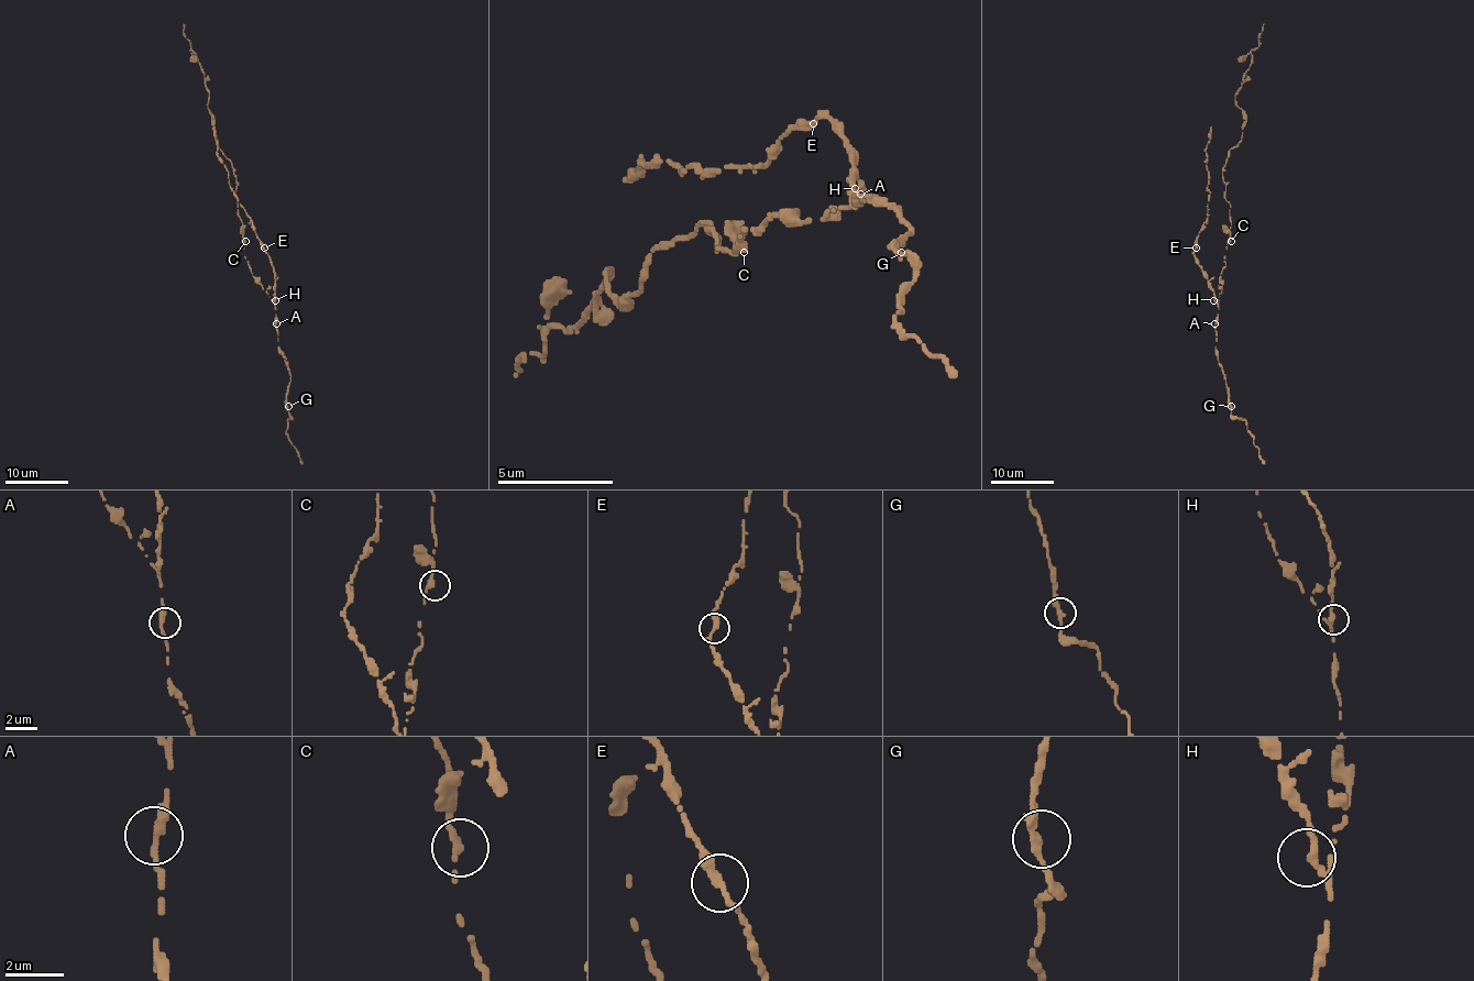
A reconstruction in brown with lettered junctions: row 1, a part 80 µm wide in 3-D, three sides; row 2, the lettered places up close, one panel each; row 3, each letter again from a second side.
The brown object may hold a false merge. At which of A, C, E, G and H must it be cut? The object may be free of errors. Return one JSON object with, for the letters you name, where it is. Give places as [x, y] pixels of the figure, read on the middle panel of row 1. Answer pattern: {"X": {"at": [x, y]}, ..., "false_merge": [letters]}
{"false_merge": []}

